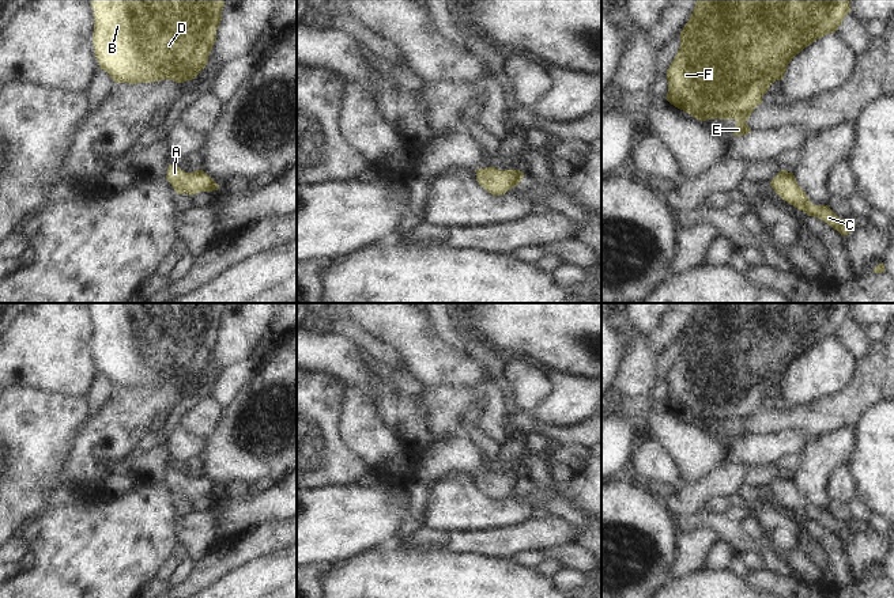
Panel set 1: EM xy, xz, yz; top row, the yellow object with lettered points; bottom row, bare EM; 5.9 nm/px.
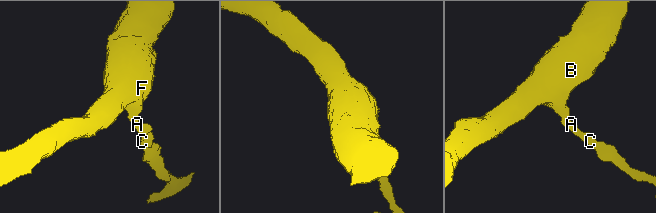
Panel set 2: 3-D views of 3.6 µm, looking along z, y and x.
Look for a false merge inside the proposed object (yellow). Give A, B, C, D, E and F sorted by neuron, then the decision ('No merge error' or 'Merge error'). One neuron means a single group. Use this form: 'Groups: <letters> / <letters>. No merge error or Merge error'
Groups: A B C D E F. No merge error

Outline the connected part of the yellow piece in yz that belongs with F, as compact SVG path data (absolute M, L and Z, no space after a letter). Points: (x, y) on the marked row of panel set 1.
M697 0L694 11L680 31L680 48L667 69L668 94L665 99L694 118L736 120L733 136L751 132L747 120L769 87L782 80L788 64L804 48L835 33L850 12L852 0Z

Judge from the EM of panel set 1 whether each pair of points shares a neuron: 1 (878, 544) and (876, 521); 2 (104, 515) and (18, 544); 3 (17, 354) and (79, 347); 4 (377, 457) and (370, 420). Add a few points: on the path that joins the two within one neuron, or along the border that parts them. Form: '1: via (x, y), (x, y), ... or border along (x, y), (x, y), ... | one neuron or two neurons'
1: border along (870, 530), (875, 530), (879, 534) | two neurons
2: border along (21, 533), (34, 549) | two neurons
3: via (31, 354), (48, 347), (64, 347) | one neuron
4: via (377, 447), (370, 436), (370, 430) | one neuron

